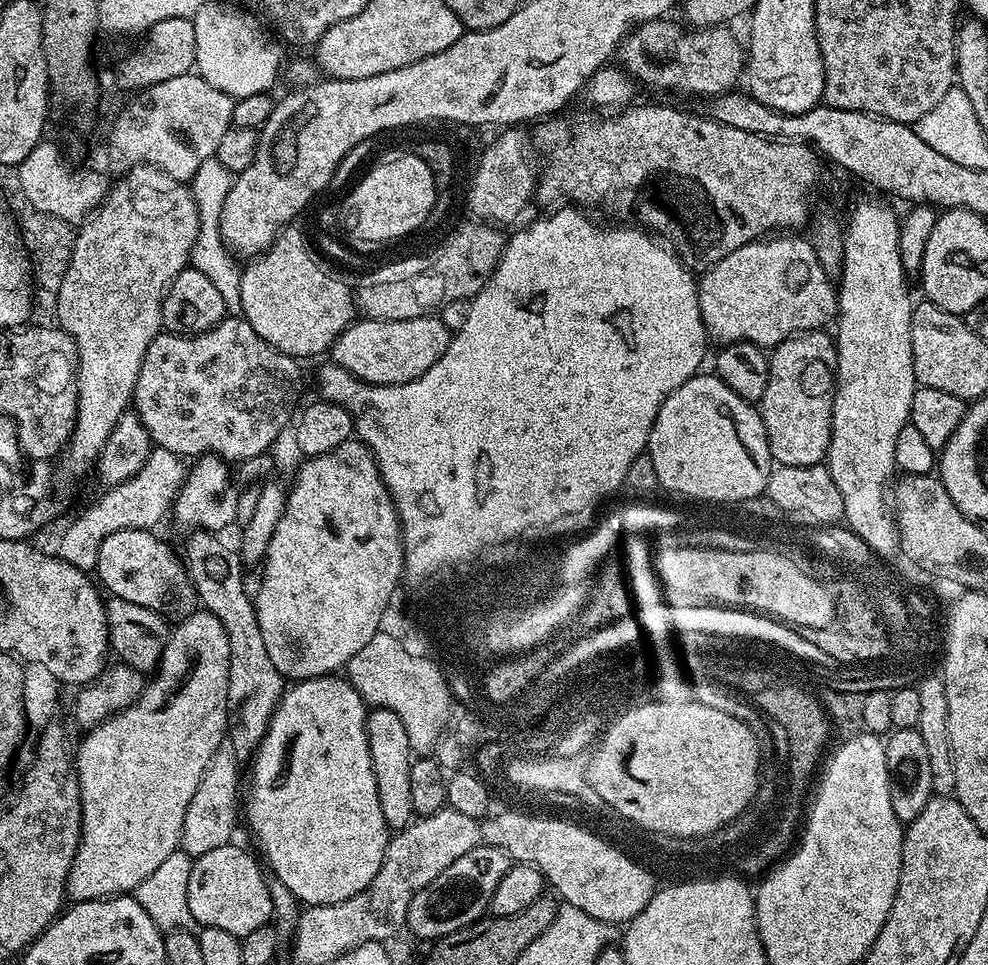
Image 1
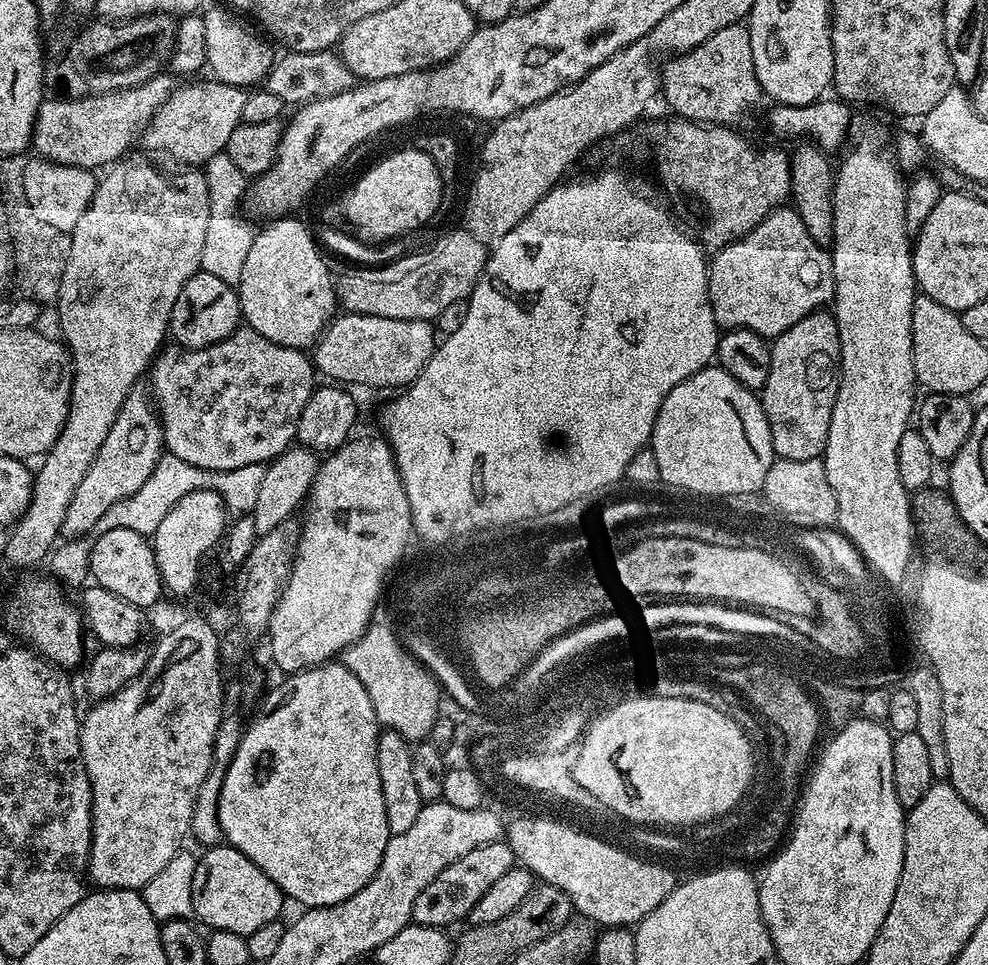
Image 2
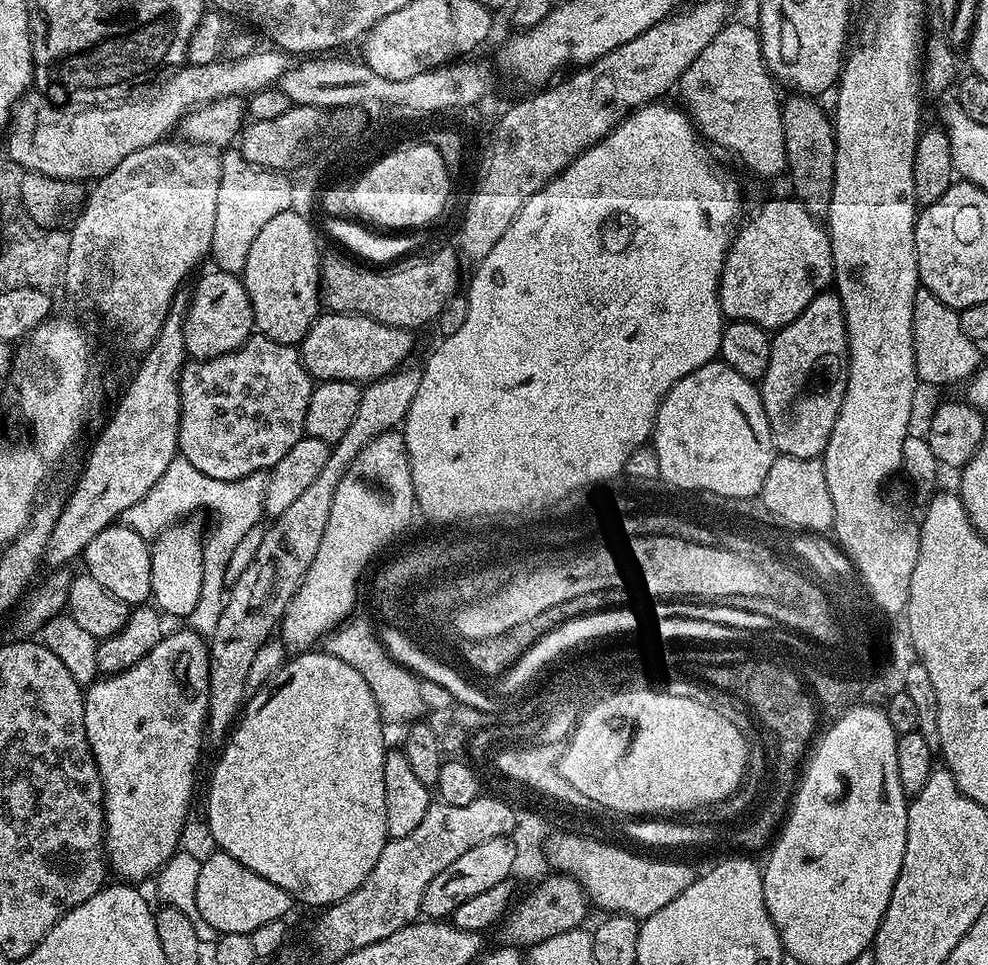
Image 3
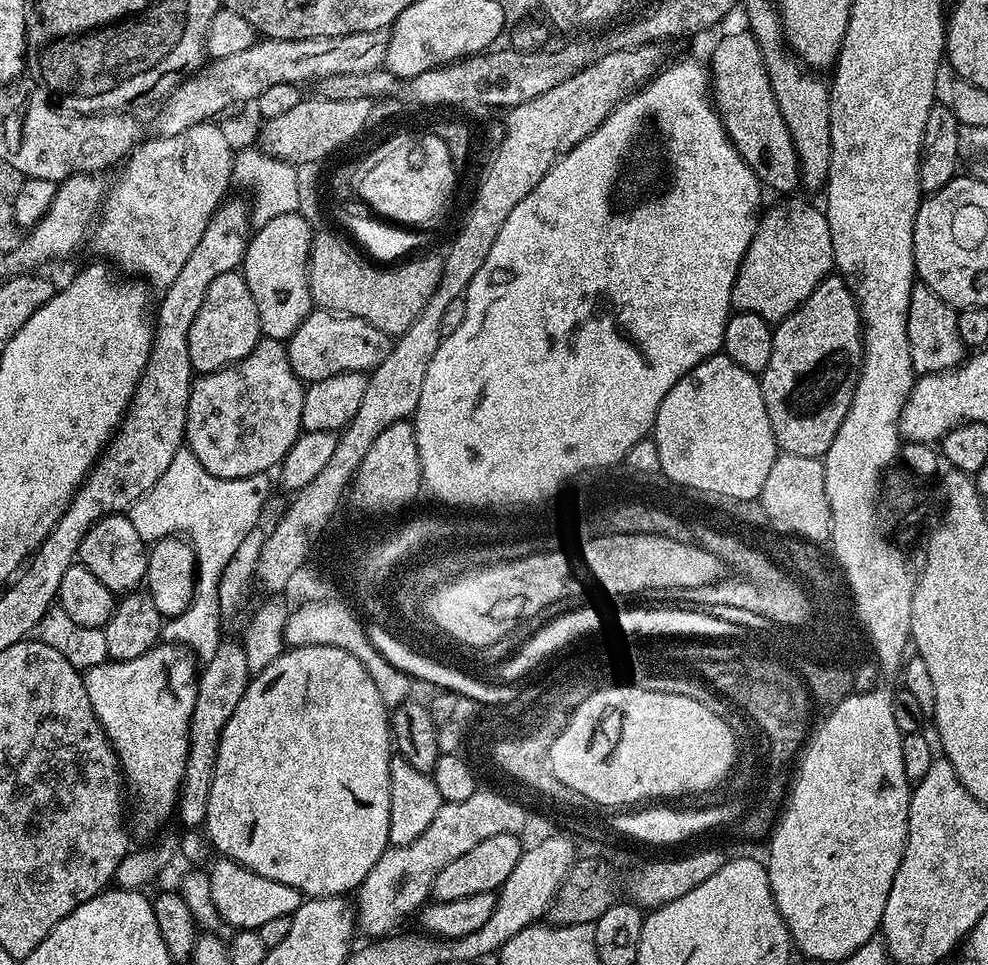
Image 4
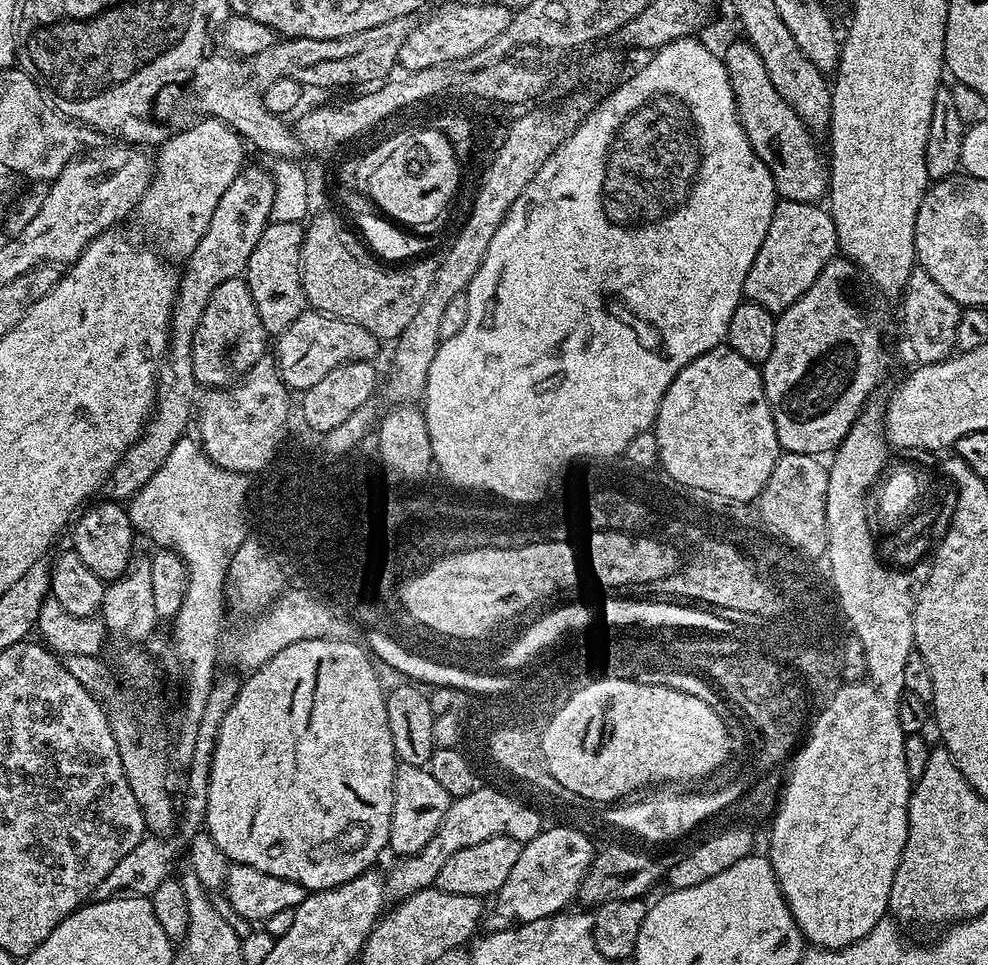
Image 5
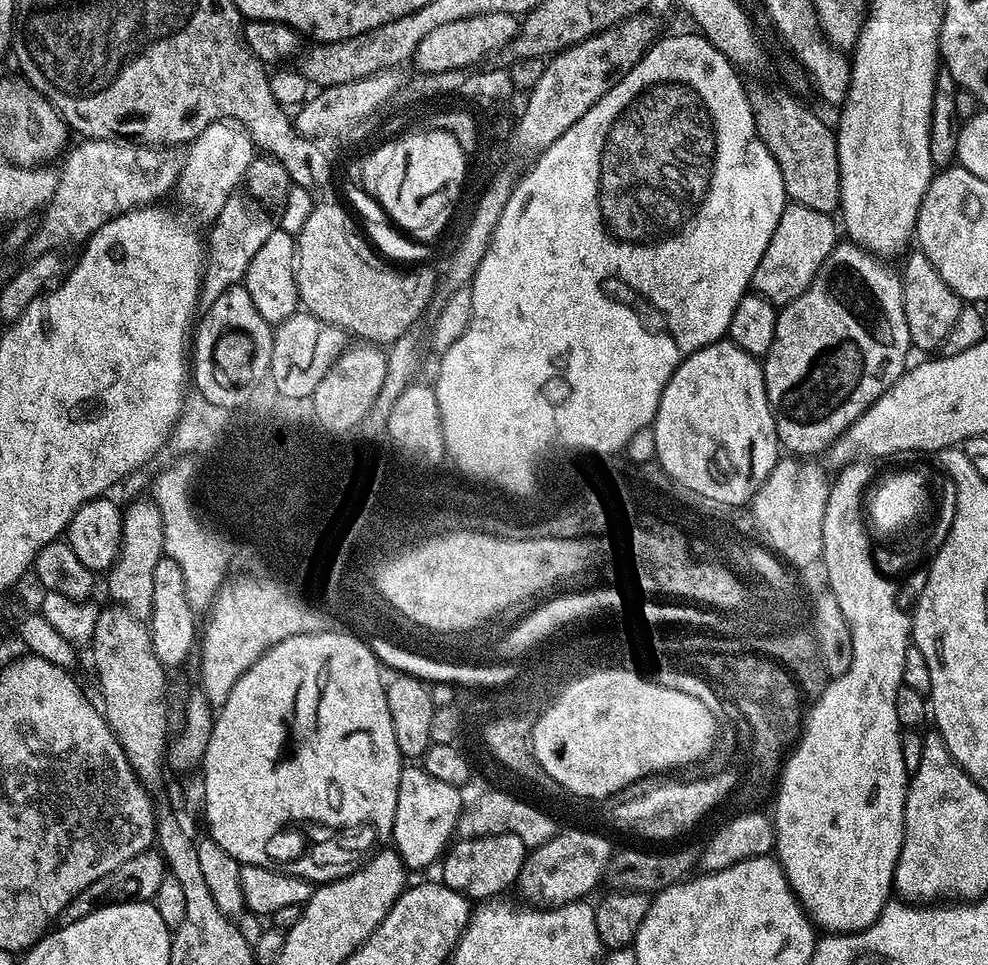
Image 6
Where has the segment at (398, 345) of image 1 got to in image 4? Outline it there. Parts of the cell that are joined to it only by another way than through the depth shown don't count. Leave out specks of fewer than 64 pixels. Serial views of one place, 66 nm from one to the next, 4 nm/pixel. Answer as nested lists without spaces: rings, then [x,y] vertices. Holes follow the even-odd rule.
[[[314,310],[287,340],[286,347],[290,366],[295,370],[296,376],[301,382],[313,384],[322,382],[322,378],[334,378],[334,374],[343,372],[371,372],[386,358],[390,337],[362,318]]]

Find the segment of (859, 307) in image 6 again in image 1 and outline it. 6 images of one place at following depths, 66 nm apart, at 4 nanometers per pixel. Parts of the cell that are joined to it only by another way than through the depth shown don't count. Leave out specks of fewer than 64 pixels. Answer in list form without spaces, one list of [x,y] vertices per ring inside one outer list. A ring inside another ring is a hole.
[[[824,330],[797,332],[771,349],[770,378],[766,382],[766,394],[758,401],[758,411],[777,465],[814,466],[827,457],[832,437],[832,399],[836,393],[836,342],[826,333]]]

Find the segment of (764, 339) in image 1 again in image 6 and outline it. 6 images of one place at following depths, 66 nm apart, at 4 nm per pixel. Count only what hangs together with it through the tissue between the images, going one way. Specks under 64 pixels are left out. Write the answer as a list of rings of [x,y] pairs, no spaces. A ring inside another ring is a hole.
[[[789,203],[782,210],[782,218],[778,218],[778,226],[774,226],[774,238],[770,238],[770,246],[766,246],[766,254],[762,254],[758,270],[754,270],[752,288],[755,292],[777,306],[794,302],[794,298],[802,295],[814,274],[818,274],[822,262],[826,262],[828,255],[836,249],[838,224],[832,219],[829,213]]]

